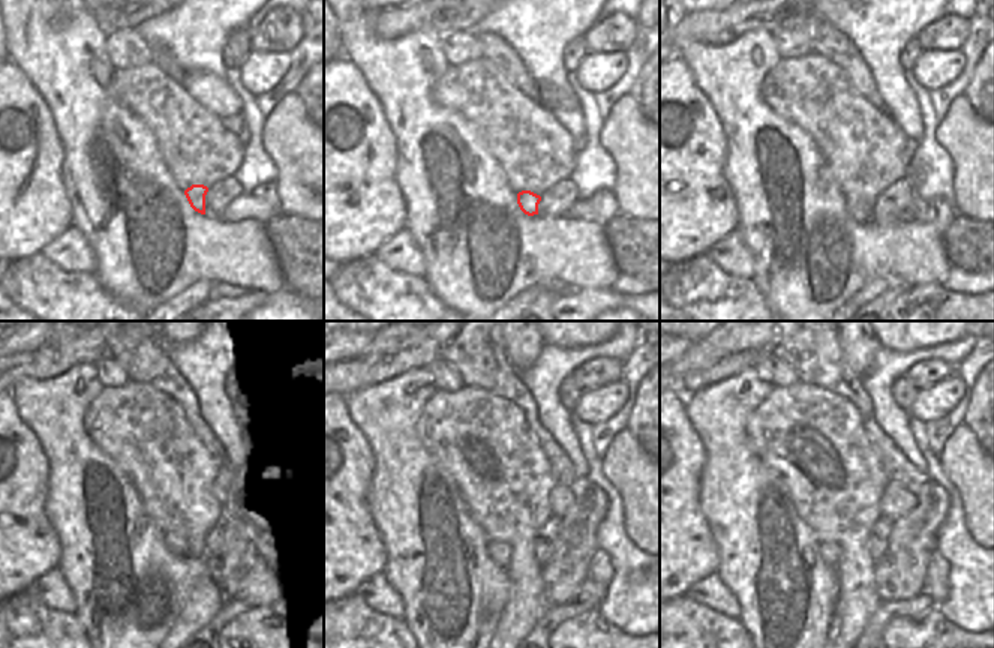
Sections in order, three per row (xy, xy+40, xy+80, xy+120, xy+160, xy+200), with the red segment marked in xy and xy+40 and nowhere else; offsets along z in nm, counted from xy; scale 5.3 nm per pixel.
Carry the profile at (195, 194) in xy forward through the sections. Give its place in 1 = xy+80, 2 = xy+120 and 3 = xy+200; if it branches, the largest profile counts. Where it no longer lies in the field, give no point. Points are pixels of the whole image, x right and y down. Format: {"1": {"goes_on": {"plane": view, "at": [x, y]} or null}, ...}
{"1": {"goes_on": {"plane": "xy+80", "at": [859, 210]}}, "2": {"goes_on": {"plane": "xy+120", "at": [174, 540]}}, "3": {"goes_on": {"plane": "xy+200", "at": [829, 551]}}}

